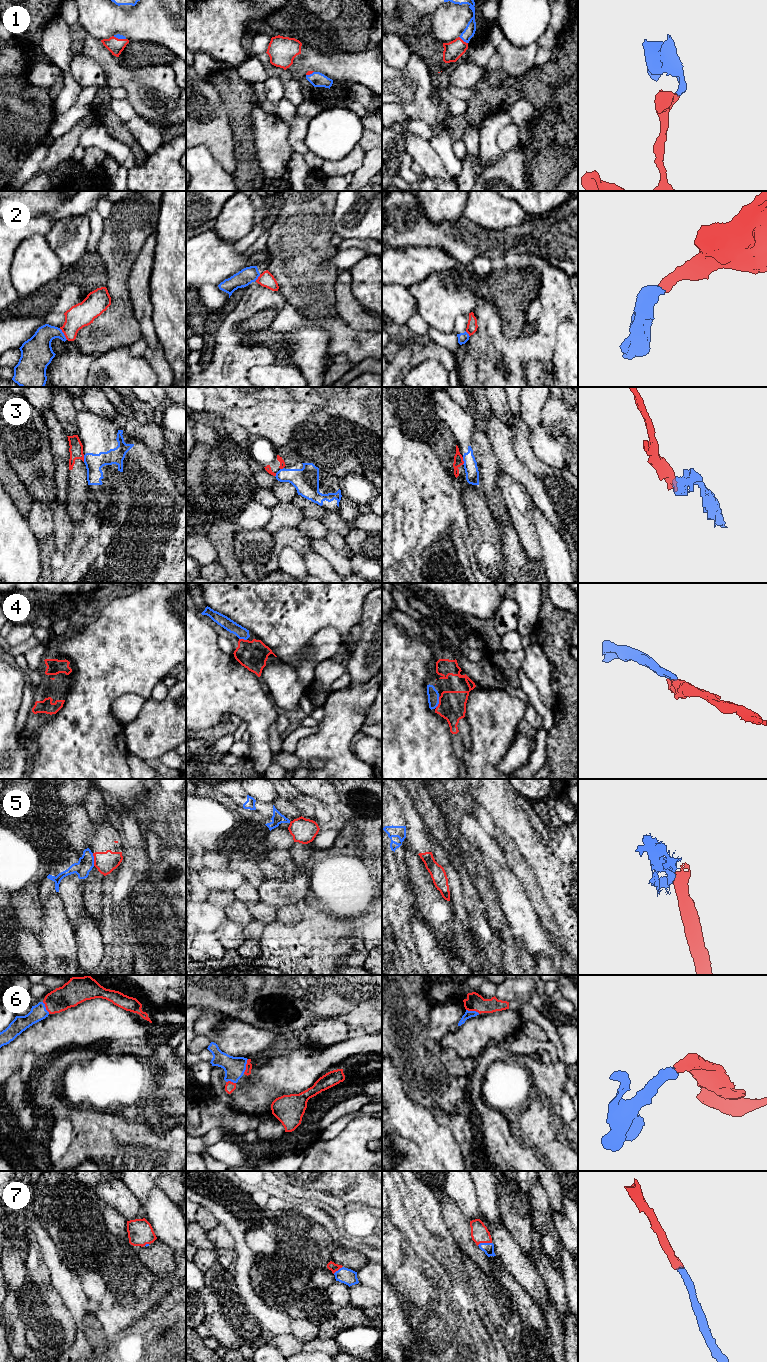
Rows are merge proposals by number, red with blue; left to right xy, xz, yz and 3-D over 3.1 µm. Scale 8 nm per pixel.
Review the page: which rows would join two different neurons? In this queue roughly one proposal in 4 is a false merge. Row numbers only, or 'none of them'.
3, 5

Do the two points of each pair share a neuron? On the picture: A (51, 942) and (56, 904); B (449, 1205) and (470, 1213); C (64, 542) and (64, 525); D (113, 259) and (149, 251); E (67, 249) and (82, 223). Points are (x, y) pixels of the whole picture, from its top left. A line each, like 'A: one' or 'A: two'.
A: one
B: two
C: one
D: two
E: one

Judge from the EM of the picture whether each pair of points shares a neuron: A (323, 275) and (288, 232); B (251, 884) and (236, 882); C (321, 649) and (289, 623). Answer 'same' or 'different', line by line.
A: same
B: same
C: different

